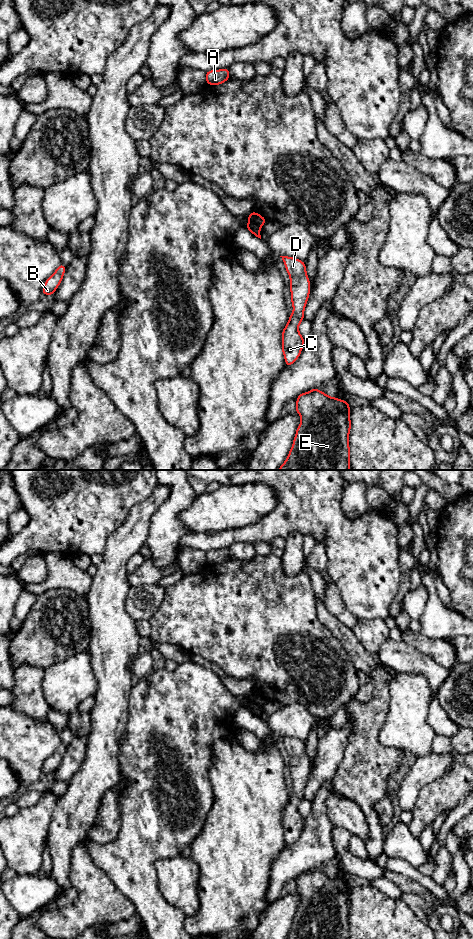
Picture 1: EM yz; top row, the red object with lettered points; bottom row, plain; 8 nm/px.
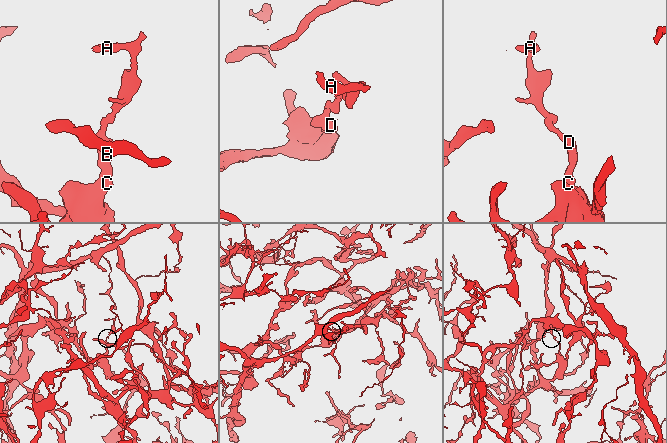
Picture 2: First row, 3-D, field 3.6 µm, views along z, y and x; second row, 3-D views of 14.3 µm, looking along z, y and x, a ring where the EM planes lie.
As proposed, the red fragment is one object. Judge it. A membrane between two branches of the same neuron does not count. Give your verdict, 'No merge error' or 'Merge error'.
Merge error

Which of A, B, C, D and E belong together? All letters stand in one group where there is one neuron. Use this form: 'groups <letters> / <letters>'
groups A / B C D E

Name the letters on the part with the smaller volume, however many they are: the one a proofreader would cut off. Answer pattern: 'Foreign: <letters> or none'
Foreign: A

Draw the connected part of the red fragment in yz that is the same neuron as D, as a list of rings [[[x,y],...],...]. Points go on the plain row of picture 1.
[[[280,736],[285,745],[286,751],[290,758],[290,772],[293,792],[289,796],[289,800],[282,810],[282,833],[285,838],[285,846],[292,845],[300,836],[302,828],[305,824],[305,819],[299,813],[299,805],[304,800],[304,791],[310,774],[310,761],[306,752],[305,742],[288,736]]]

